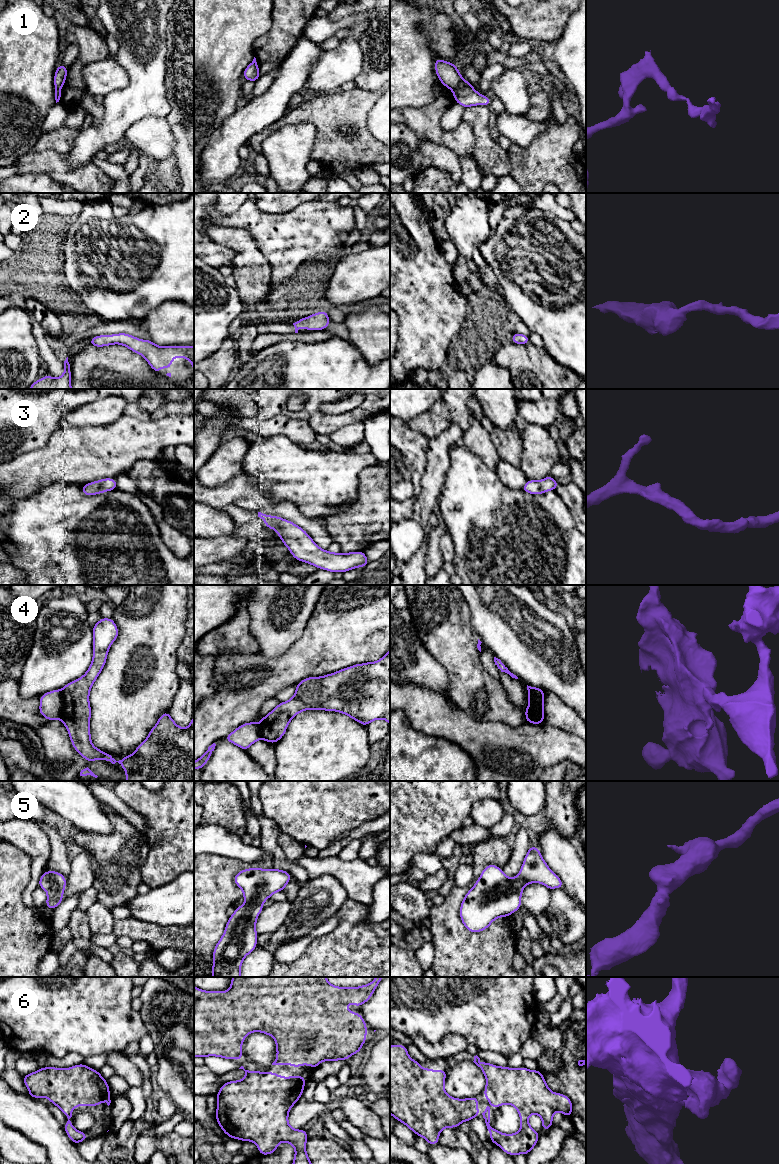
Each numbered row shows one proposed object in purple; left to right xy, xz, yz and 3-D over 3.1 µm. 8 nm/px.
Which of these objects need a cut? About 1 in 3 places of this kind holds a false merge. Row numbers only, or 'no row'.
1, 4

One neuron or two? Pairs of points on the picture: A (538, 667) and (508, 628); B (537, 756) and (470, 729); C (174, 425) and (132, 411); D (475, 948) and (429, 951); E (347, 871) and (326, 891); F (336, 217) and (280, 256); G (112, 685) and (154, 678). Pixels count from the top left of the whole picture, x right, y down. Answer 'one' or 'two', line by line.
A: one
B: one
C: two
D: two
E: two
F: one
G: one

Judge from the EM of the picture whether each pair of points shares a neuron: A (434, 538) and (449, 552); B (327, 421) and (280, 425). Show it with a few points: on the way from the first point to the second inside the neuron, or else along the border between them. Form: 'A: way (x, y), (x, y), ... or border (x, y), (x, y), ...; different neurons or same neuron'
A: border (445, 530), (440, 538), (440, 552), (443, 560); different neurons
B: border (285, 417), (305, 420), (316, 434); different neurons

